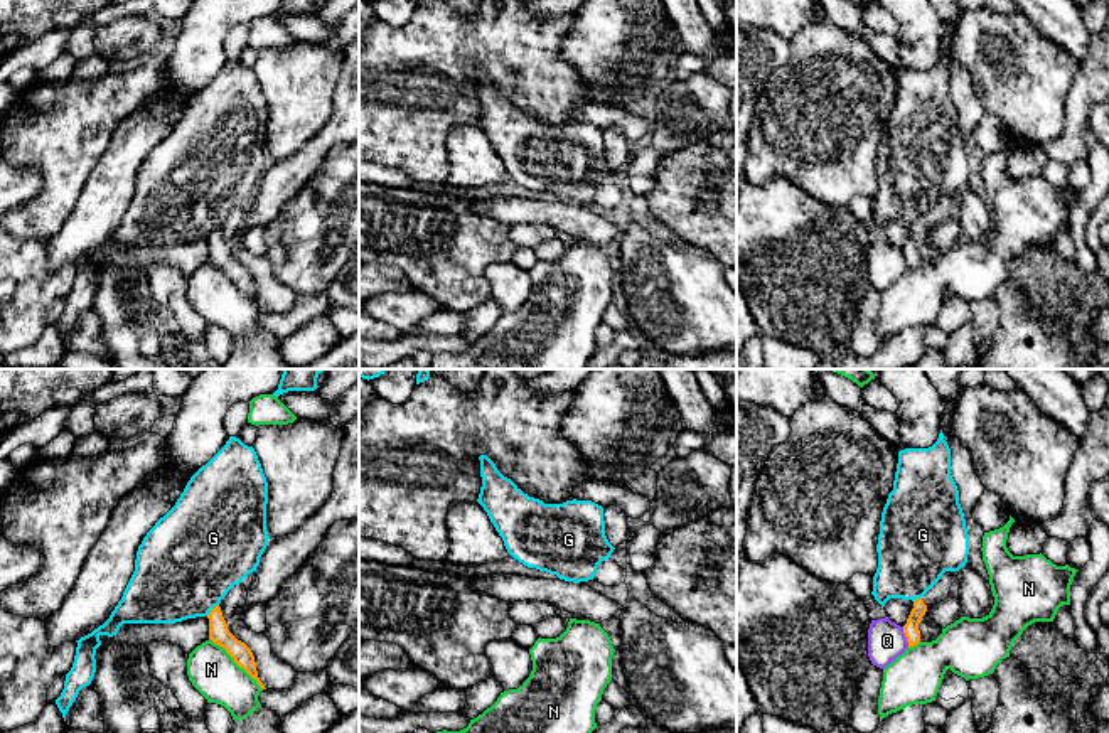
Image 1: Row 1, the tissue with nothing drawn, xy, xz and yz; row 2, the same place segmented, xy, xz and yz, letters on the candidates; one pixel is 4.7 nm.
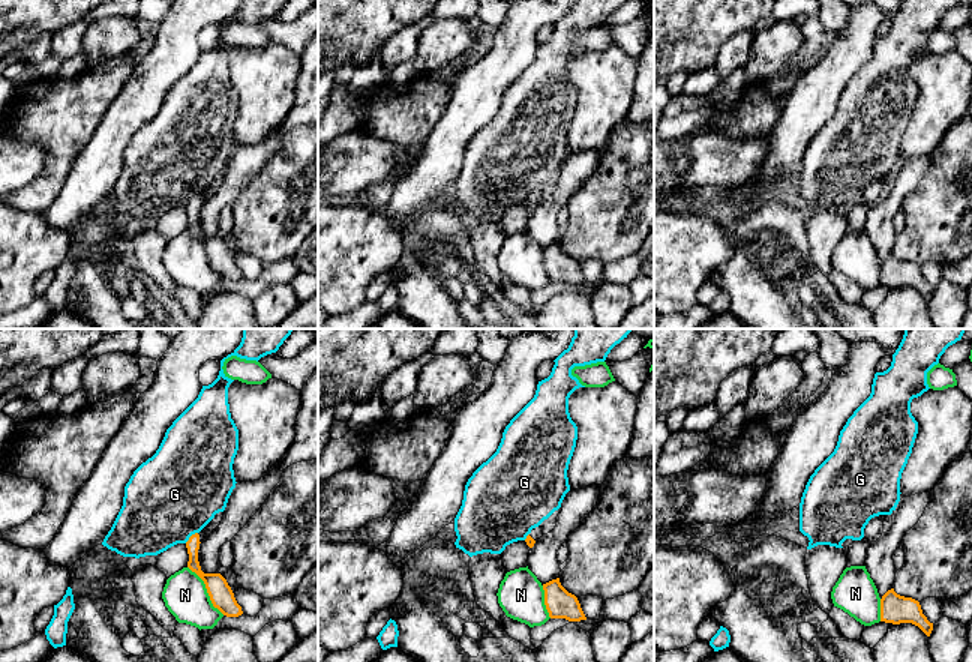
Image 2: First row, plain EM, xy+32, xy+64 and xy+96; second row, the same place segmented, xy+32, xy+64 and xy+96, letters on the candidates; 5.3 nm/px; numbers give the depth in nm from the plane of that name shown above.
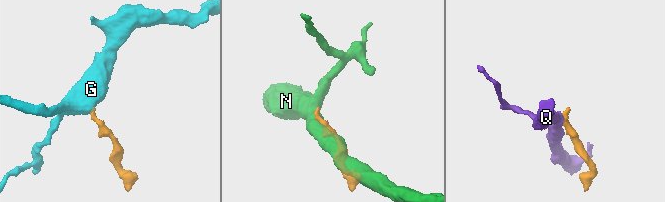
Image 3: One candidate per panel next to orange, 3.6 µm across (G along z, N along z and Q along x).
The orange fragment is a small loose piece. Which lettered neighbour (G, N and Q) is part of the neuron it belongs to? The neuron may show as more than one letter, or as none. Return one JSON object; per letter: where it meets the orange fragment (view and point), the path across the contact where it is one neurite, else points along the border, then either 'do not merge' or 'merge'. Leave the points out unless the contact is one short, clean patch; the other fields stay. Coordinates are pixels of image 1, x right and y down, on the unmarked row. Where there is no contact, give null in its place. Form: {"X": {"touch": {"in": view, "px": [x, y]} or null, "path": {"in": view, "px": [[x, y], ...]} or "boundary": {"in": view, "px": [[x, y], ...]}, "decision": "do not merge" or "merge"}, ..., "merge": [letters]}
{"G": {"touch": {"in": "xy", "px": [211, 233]}, "boundary": {"in": "xy", "px": [[218, 226], [206, 238]]}, "decision": "do not merge"}, "N": {"touch": {"in": "xy", "px": [236, 285]}, "boundary": {"in": "xy", "px": [[209, 260], [262, 312]]}, "decision": "do not merge"}, "Q": {"touch": {"in": "yz", "px": [907, 260]}, "boundary": {"in": "yz", "px": [[902, 250], [909, 268]]}, "decision": "do not merge"}, "merge": []}

